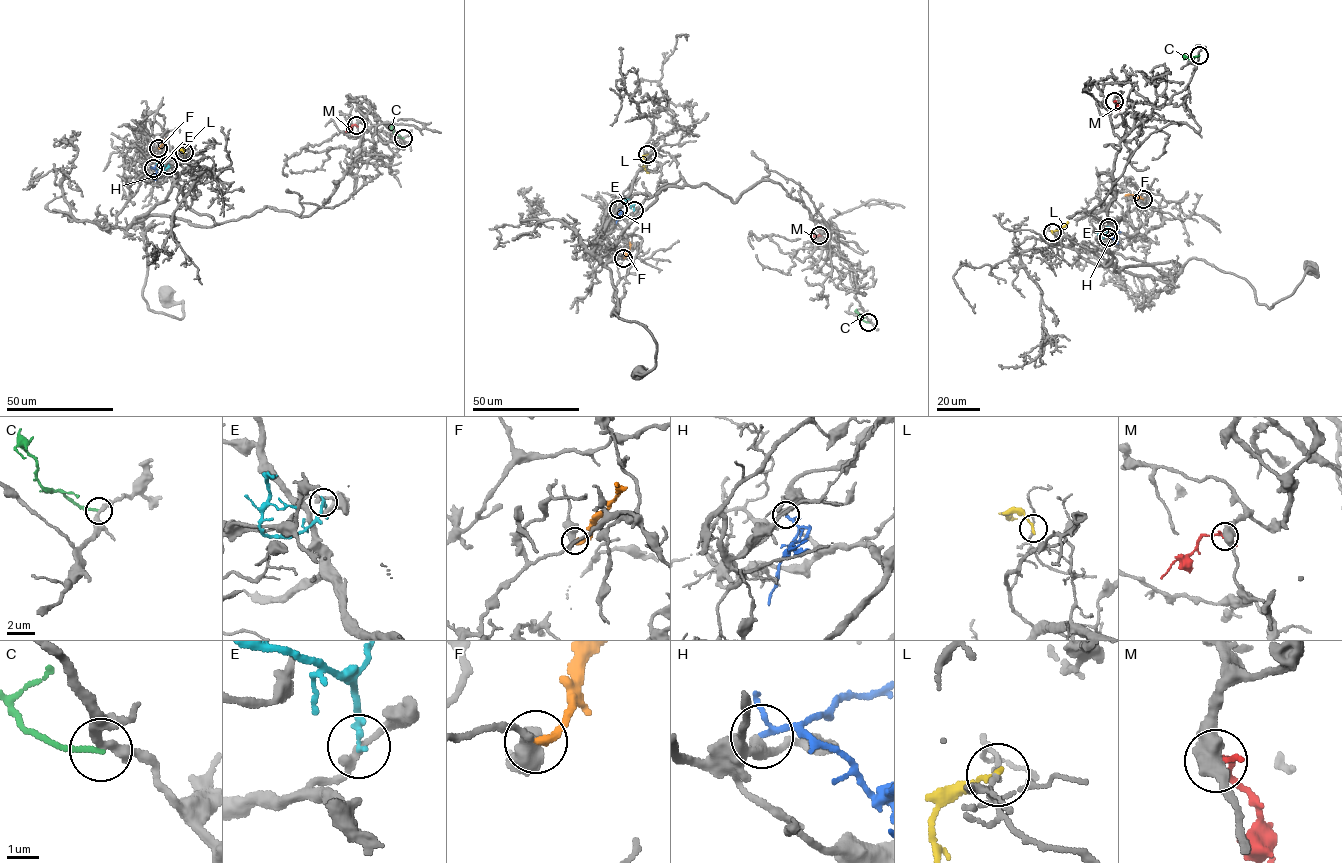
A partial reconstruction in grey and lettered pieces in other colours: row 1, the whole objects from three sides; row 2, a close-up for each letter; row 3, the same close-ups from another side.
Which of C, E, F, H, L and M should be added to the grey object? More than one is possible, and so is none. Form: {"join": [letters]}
{"join": []}

